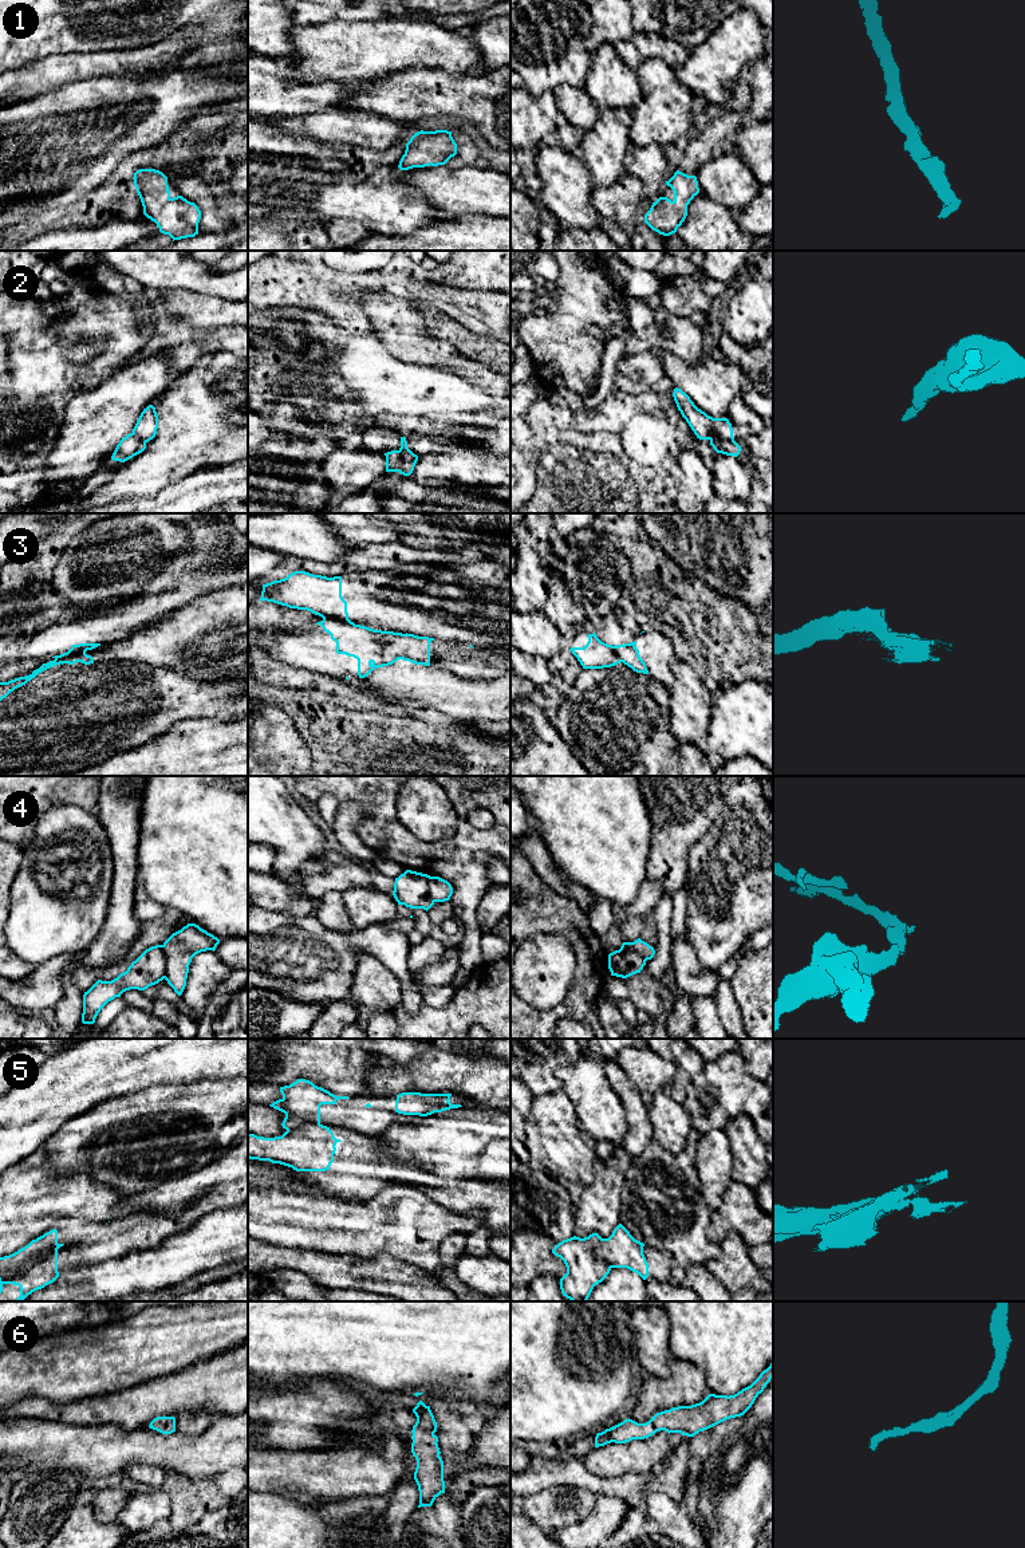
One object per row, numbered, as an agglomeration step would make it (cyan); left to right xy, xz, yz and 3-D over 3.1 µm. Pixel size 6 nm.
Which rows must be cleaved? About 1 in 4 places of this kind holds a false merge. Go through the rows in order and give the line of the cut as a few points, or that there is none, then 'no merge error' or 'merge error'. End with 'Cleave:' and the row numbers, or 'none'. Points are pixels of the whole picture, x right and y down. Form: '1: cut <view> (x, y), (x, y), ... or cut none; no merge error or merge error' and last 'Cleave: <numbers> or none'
1: cut none; no merge error
2: cut yz (733, 438), (713, 437), (710, 440); merge error
3: cut xy (85, 652), (55, 660); merge error
4: cut xy (161, 945), (165, 953), (165, 977); merge error
5: cut xy (56, 1243), (31, 1257), (22, 1267); merge error
6: cut none; no merge error
Cleave: 2, 3, 4, 5

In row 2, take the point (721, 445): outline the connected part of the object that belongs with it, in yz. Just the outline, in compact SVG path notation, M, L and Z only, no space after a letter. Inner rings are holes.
M713 437L710 440L710 445L717 453L722 453L726 456L737 457L742 450L741 446L734 440L726 440L721 437Z

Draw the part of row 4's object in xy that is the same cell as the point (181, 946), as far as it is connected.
M188 923L173 933L162 945L165 952L165 980L181 996L192 958L206 950L216 950L220 940L196 923Z

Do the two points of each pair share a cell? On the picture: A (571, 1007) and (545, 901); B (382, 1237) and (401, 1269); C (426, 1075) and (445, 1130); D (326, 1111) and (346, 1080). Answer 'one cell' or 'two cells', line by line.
A: one cell
B: two cells
C: two cells
D: two cells

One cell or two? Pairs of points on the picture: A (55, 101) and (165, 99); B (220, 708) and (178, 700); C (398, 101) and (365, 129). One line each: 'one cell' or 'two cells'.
A: one cell
B: one cell
C: two cells

